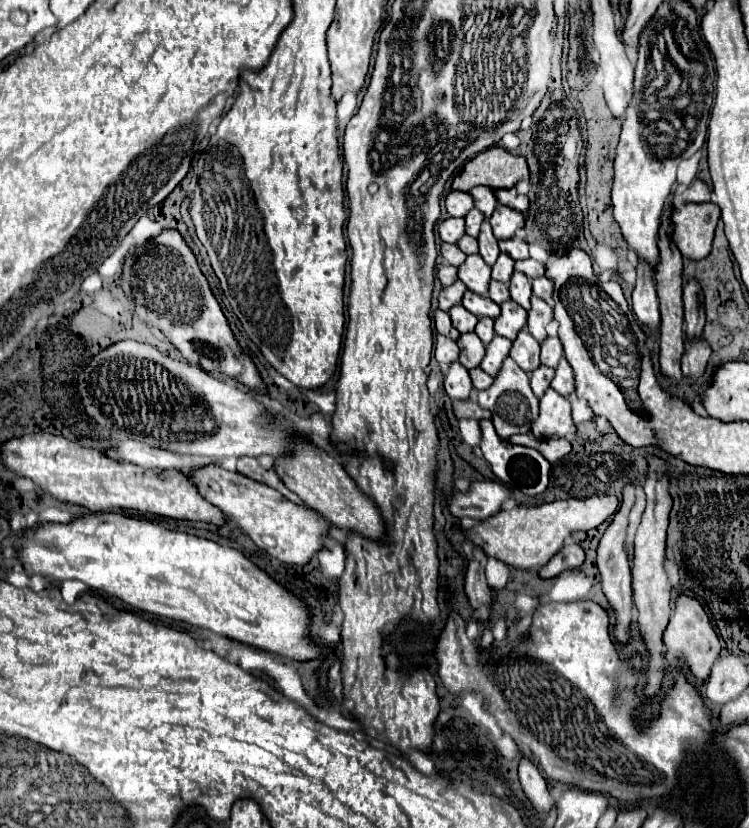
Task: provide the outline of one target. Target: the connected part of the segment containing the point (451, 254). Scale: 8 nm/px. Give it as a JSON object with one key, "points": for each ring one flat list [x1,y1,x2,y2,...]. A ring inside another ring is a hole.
{"points":[[442,244,440,246,440,254,452,266,460,266,466,260,466,254,456,244]]}

